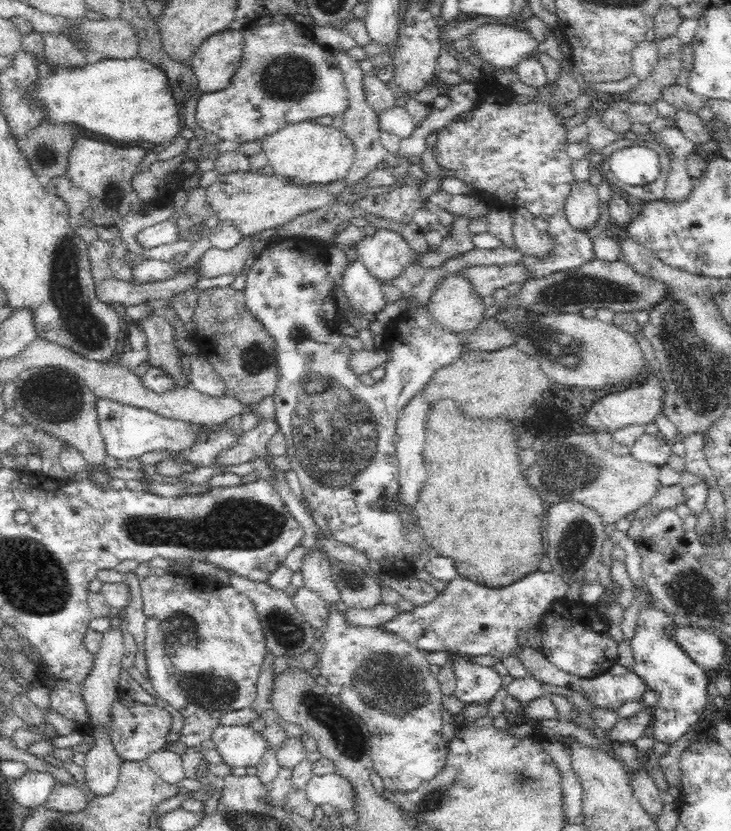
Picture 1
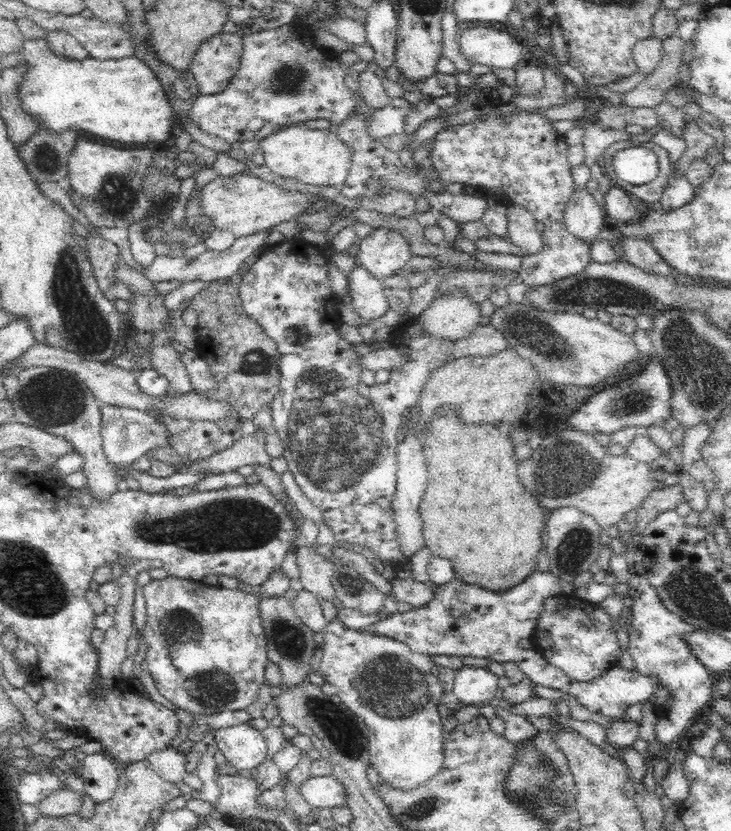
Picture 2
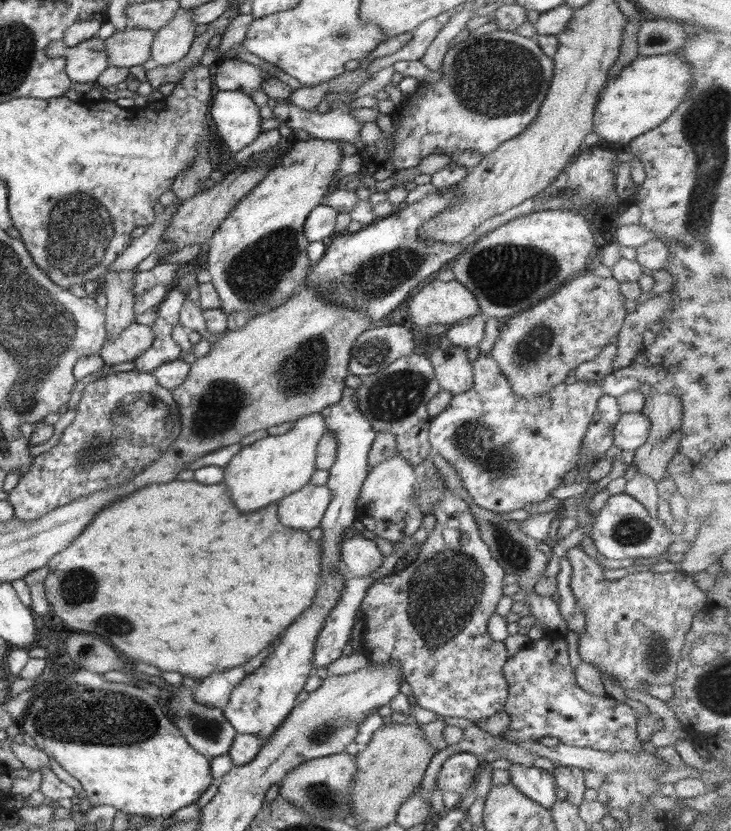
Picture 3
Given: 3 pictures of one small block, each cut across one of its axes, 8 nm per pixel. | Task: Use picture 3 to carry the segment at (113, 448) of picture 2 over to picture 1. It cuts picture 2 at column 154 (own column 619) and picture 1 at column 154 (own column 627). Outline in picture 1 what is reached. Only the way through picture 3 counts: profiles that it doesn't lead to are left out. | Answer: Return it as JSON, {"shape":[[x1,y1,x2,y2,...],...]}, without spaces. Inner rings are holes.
{"shape":[[97,398,96,408,99,427,105,442,105,451,108,456,116,458,121,463,130,460,130,458,138,458,146,452,152,452,152,450,182,451,191,447,196,439,201,439,207,435,207,430,203,428,203,425,202,428,195,428,196,424,164,418,155,412,118,404,112,400]]}

